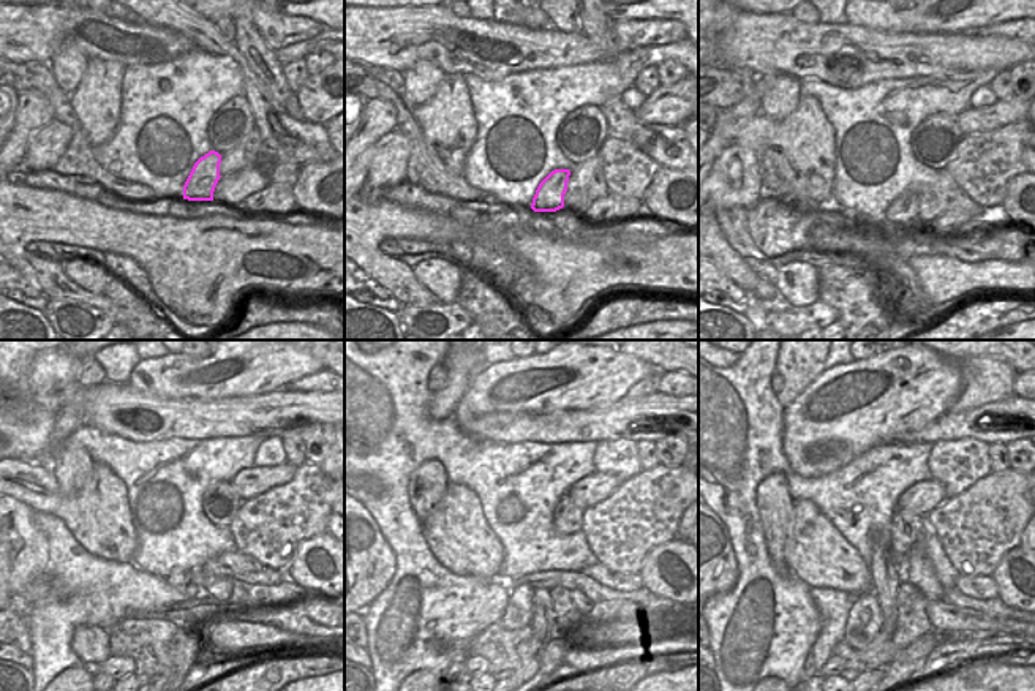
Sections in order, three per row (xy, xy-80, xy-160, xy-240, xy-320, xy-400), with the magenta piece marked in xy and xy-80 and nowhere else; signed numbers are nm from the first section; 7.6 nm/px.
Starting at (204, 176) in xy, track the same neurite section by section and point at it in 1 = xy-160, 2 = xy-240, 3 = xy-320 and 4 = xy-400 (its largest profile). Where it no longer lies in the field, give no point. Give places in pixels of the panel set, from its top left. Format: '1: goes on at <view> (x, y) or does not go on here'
1: goes on at xy-160 (904, 209)
2: goes on at xy-240 (188, 581)
3: goes on at xy-320 (519, 611)
4: goes on at xy-400 (865, 620)

